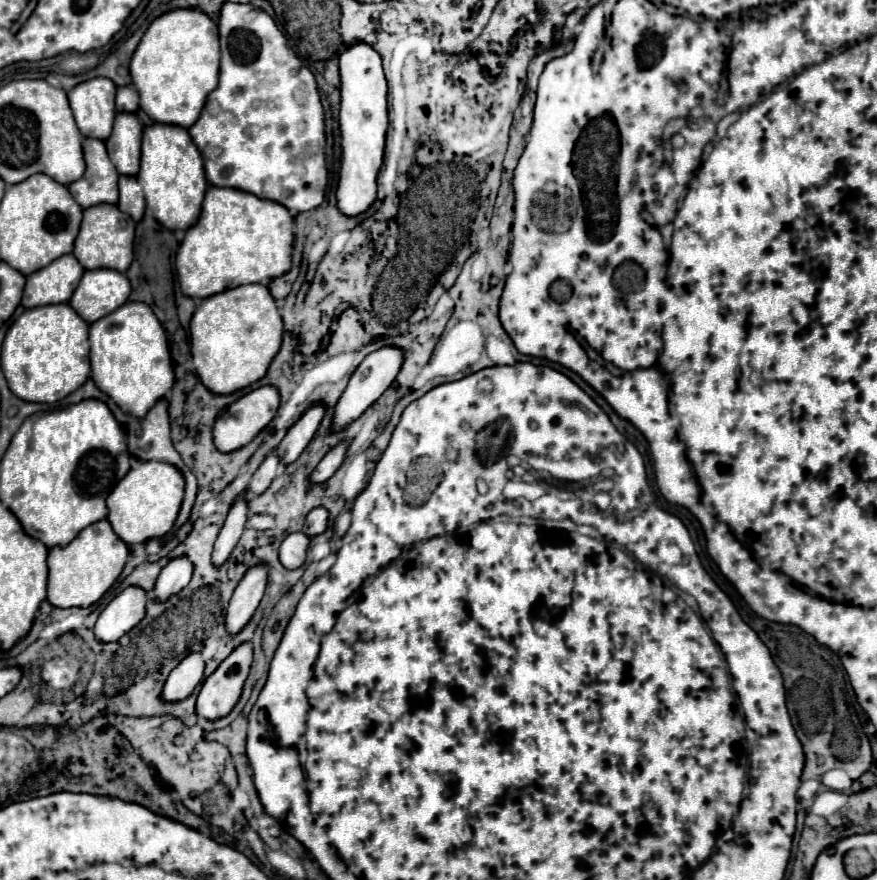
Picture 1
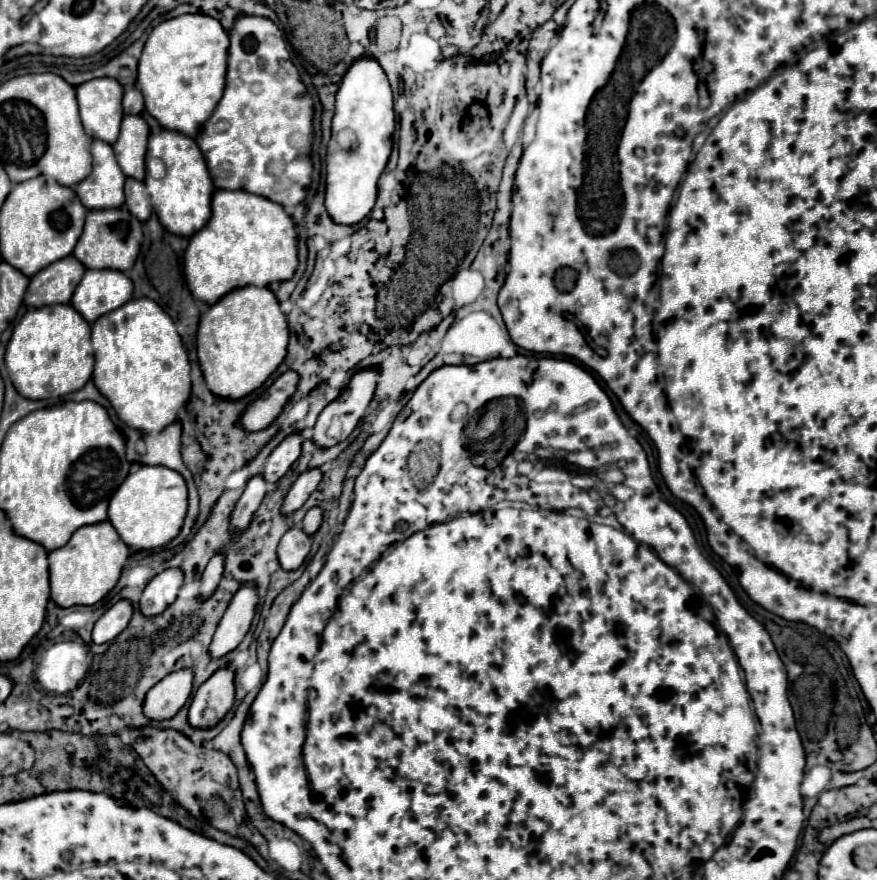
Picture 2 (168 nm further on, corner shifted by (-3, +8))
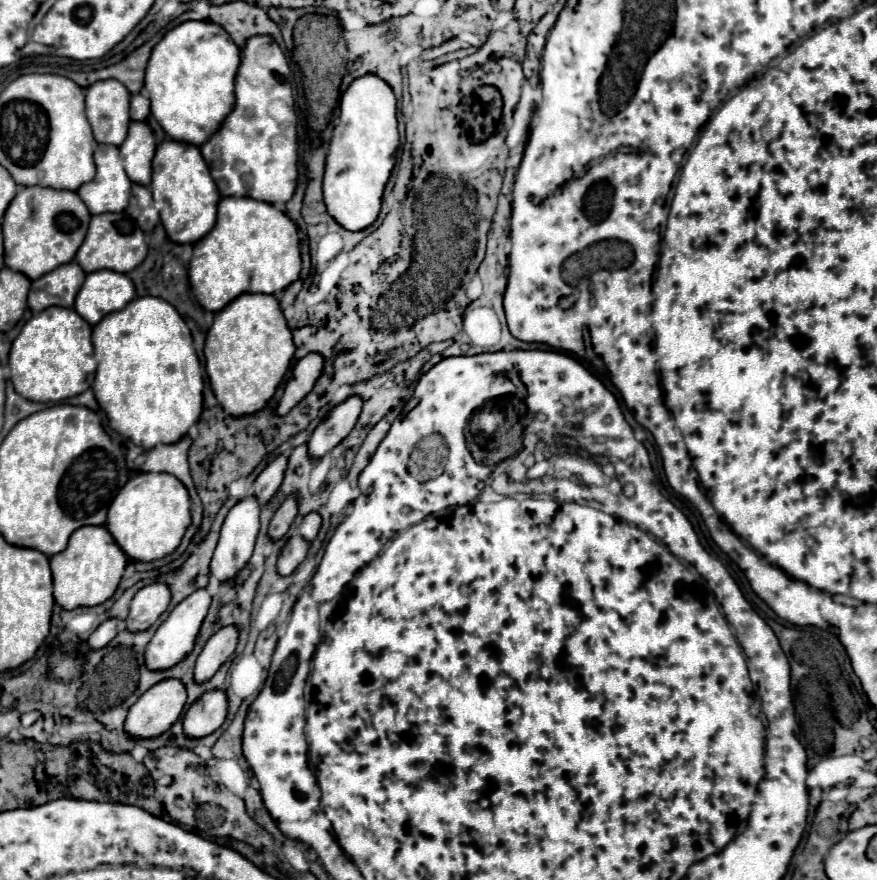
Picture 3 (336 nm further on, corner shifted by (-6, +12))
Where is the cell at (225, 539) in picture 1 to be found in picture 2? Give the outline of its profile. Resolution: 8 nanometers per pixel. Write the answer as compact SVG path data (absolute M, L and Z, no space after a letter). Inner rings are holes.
M219 552L209 560L209 564L203 572L203 578L201 578L201 598L213 594L213 588L217 588L217 584L221 580L223 566L225 566L225 552Z

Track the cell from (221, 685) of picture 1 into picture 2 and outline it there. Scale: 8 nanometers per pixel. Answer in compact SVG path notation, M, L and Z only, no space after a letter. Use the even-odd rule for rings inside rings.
M227 664L199 686L189 706L189 724L211 728L229 712L235 700L235 672L237 668Z

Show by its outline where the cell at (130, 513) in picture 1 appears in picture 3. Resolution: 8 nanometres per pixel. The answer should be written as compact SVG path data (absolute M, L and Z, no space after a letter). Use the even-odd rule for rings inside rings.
M136 474L116 496L108 508L106 528L130 560L152 562L172 554L186 528L190 526L190 496L176 480L168 474Z

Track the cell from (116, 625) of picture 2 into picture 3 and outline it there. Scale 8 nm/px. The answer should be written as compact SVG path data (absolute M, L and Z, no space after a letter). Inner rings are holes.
M106 620L106 622L102 622L102 624L90 634L90 638L88 638L88 648L90 648L90 650L100 650L100 648L108 646L108 644L114 640L116 632L118 632L118 622L116 622L116 620Z

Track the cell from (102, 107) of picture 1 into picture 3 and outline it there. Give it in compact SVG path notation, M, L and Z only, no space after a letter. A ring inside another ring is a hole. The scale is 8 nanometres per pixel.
M118 80L88 86L86 116L98 144L120 146L130 126L130 92Z

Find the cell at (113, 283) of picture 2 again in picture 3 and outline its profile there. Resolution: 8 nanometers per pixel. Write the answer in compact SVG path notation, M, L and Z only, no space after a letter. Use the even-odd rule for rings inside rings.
M100 270L86 276L86 282L76 296L74 310L94 326L106 314L124 308L134 296L134 284L126 274Z

